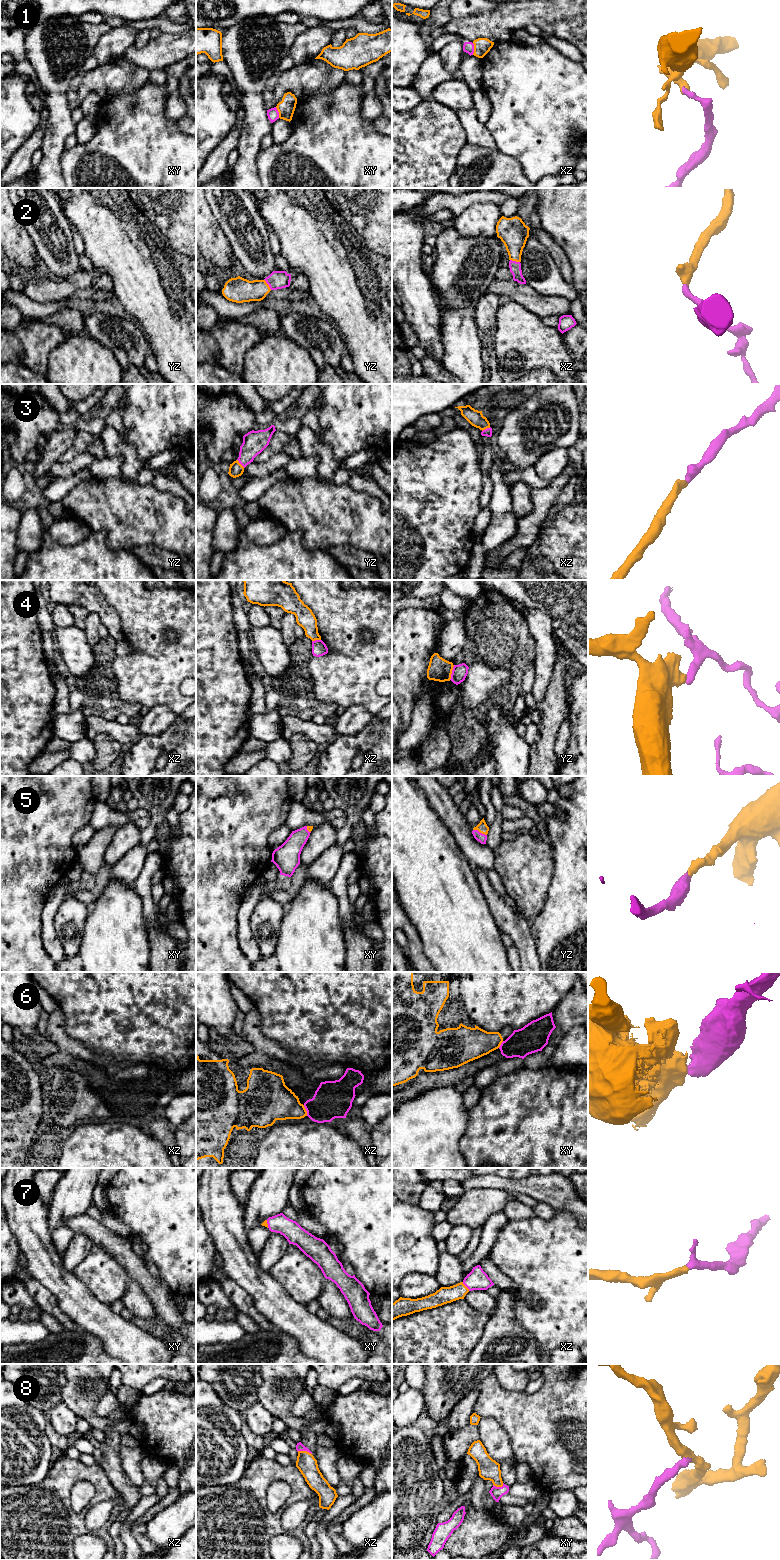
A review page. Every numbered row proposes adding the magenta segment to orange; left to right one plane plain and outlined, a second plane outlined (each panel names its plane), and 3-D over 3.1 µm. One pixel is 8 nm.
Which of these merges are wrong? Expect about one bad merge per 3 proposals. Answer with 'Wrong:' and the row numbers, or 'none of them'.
Wrong: 1, 4, 6

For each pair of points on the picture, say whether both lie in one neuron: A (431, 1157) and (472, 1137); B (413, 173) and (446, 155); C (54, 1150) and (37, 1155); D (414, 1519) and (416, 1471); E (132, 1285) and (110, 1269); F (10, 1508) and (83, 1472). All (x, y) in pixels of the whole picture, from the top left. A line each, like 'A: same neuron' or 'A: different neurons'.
A: different neurons
B: same neuron
C: same neuron
D: same neuron
E: different neurons
F: same neuron

